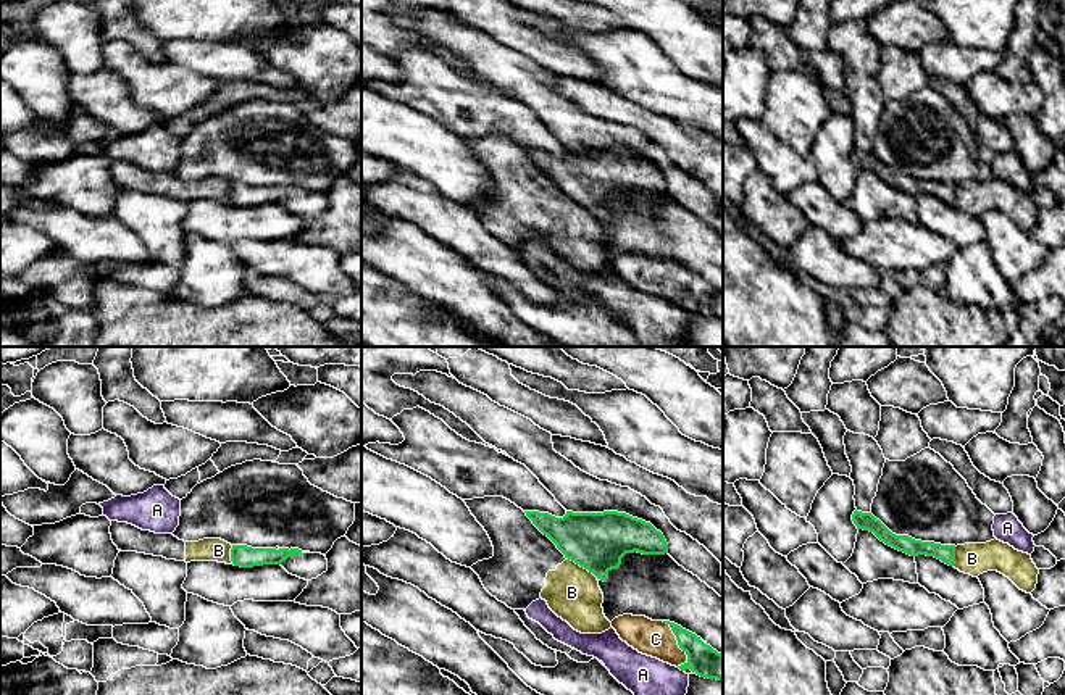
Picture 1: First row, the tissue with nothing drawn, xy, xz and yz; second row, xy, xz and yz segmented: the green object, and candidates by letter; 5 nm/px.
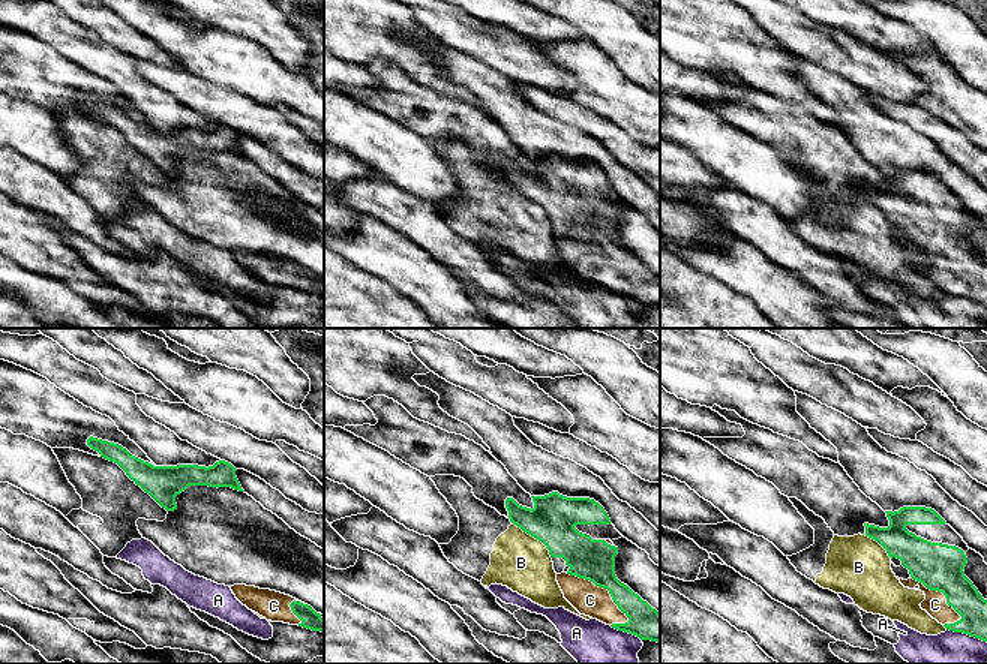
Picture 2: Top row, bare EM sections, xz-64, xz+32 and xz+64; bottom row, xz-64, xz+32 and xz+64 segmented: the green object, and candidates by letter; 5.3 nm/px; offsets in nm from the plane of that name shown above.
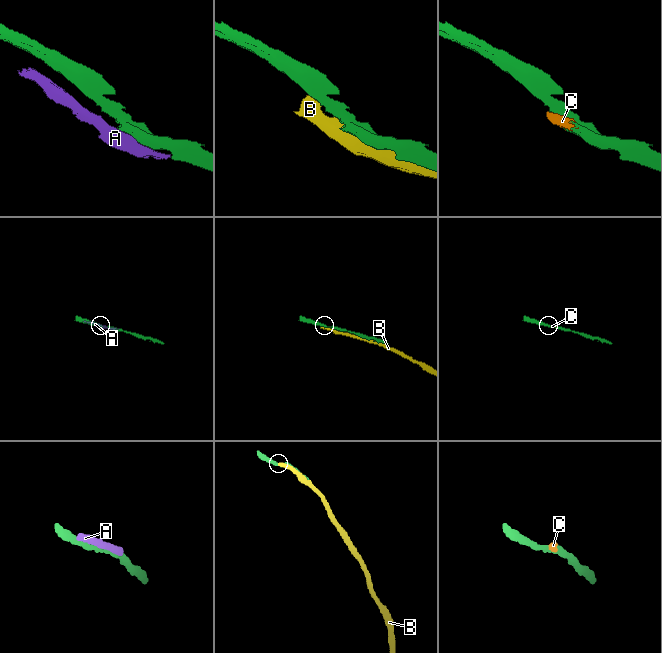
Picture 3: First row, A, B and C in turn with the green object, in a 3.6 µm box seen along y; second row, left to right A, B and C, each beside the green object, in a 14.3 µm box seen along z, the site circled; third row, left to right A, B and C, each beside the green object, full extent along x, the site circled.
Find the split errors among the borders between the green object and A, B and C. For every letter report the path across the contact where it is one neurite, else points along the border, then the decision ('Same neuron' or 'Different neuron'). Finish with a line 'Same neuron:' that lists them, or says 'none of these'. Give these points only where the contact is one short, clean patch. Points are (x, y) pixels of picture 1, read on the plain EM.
A: Different neuron
B: Different neuron
C: Same neuron
Same neuron: C

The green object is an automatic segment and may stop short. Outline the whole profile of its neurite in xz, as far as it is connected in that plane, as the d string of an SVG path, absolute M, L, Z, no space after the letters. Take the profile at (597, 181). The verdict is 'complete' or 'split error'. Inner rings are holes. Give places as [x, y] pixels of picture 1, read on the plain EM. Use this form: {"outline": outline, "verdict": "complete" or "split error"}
{"outline": "M524 150L532 163L547 174L565 197L592 211L597 218L607 221L608 211L618 208L626 192L665 194L668 182L660 169L650 161L633 156L626 152L573 152L566 150L563 156L549 152Z", "verdict": "complete"}

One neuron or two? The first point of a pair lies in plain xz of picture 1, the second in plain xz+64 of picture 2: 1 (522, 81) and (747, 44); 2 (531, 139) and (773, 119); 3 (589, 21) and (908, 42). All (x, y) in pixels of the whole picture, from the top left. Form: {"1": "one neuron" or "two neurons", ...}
{"1": "two neurons", "2": "one neuron", "3": "one neuron"}

